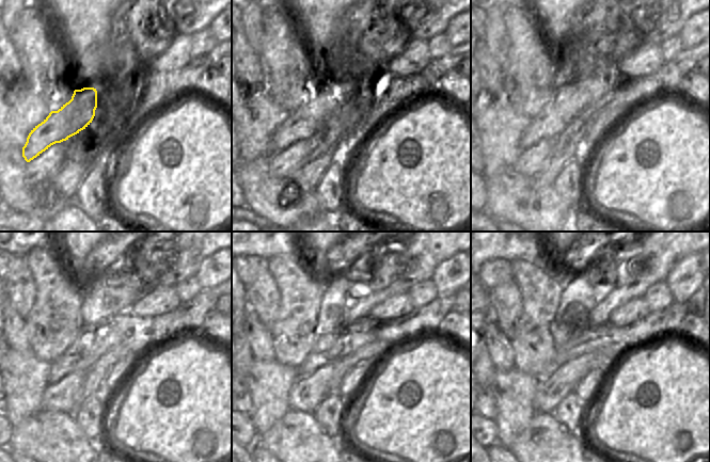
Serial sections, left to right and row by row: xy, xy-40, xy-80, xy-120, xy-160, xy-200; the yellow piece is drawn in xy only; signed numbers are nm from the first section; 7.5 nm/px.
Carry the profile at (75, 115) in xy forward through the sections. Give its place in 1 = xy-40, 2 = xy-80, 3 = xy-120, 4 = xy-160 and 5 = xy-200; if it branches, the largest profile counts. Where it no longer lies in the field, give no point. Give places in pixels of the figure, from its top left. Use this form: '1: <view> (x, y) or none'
1: xy-40 (309, 121)
2: xy-80 (589, 91)
3: xy-120 (93, 341)
4: xy-160 (328, 349)
5: xy-200 (592, 340)

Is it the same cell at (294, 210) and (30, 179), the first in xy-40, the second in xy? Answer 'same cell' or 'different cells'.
different cells

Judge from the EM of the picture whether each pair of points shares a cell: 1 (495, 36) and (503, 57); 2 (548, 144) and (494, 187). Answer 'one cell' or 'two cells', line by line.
1: one cell
2: two cells

